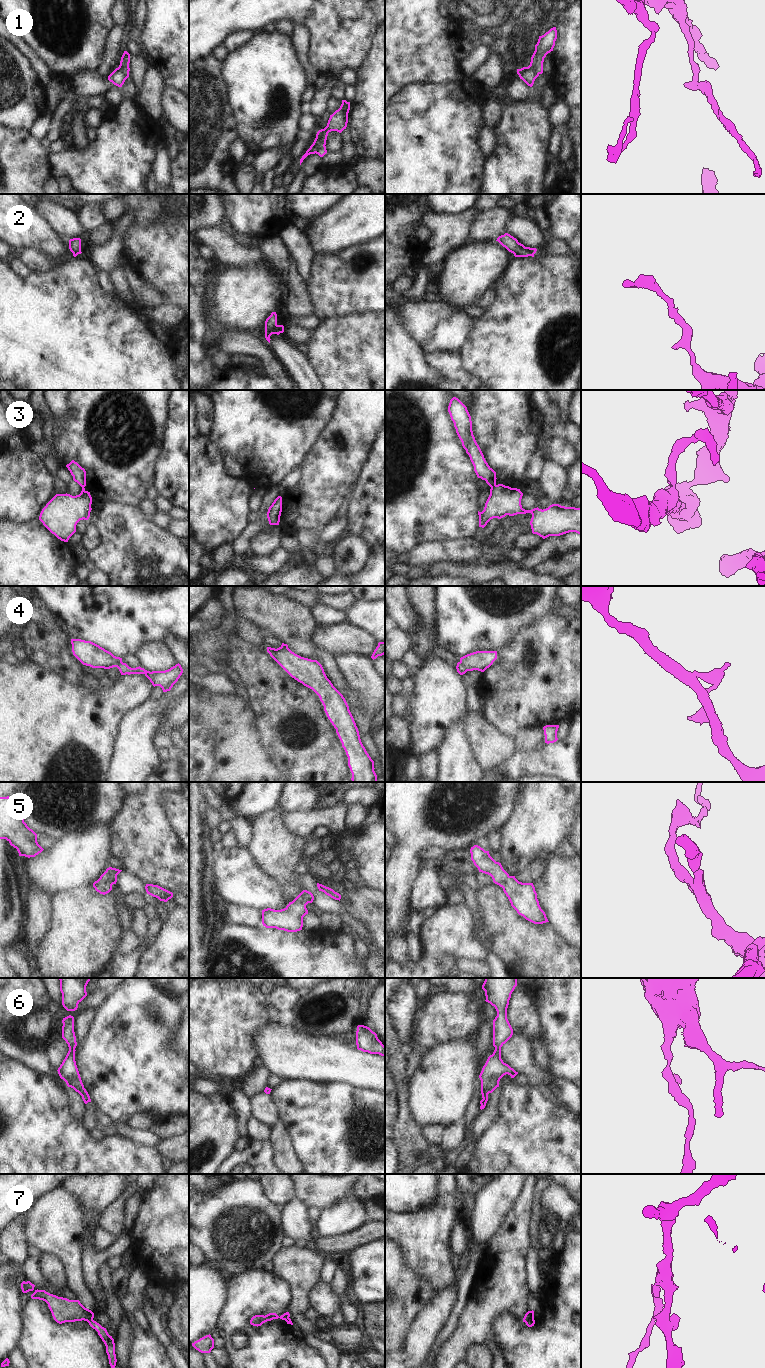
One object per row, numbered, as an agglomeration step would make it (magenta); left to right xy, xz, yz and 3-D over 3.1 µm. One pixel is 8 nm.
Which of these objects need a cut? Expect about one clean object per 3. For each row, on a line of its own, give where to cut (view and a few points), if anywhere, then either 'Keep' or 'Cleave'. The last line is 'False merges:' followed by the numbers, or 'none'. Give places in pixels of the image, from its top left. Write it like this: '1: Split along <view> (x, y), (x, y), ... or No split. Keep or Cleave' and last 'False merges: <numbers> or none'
1: Split along xz (324, 144), (315, 152). Cleave
2: No split. Keep
3: Split along yz (495, 484), (491, 487). Cleave
4: Split along yz (460, 661), (468, 670). Cleave
5: No split. Keep
6: No split. Keep
7: Split along xy (92, 1319), (88, 1322). Cleave
False merges: 1, 3, 4, 7

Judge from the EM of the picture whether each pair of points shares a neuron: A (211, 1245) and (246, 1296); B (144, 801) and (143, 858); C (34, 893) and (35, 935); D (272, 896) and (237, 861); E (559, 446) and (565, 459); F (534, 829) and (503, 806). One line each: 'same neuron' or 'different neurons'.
A: different neurons
B: same neuron
C: same neuron
D: same neuron
E: same neuron
F: different neurons

